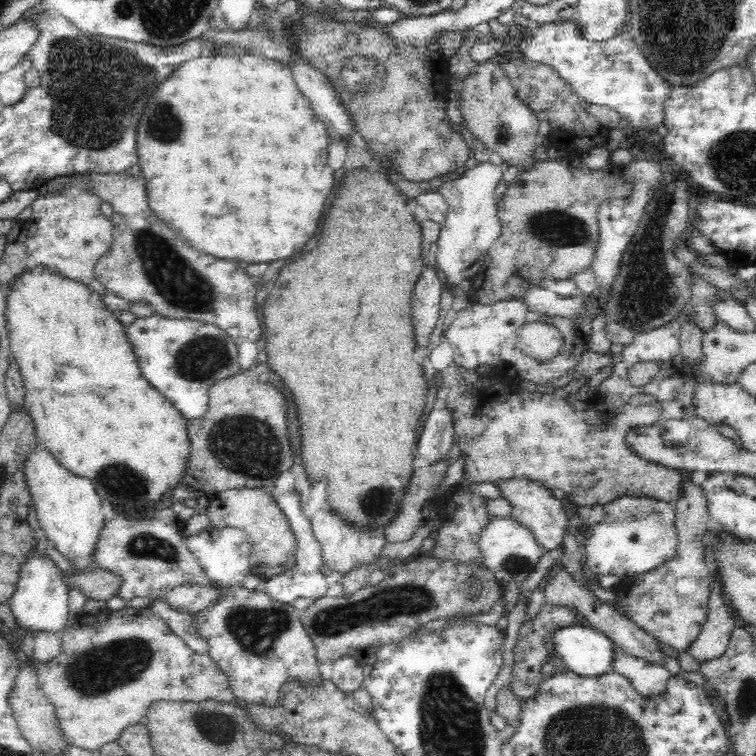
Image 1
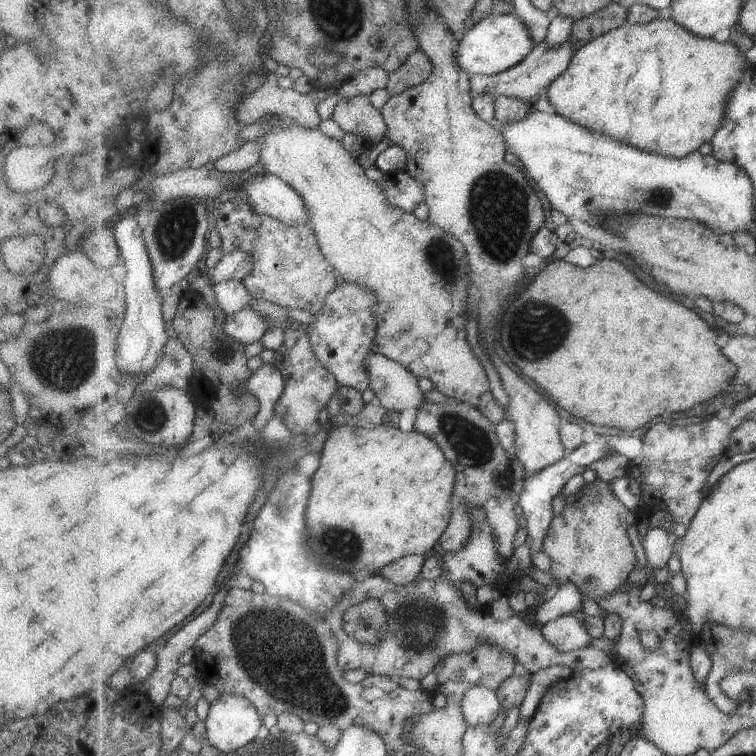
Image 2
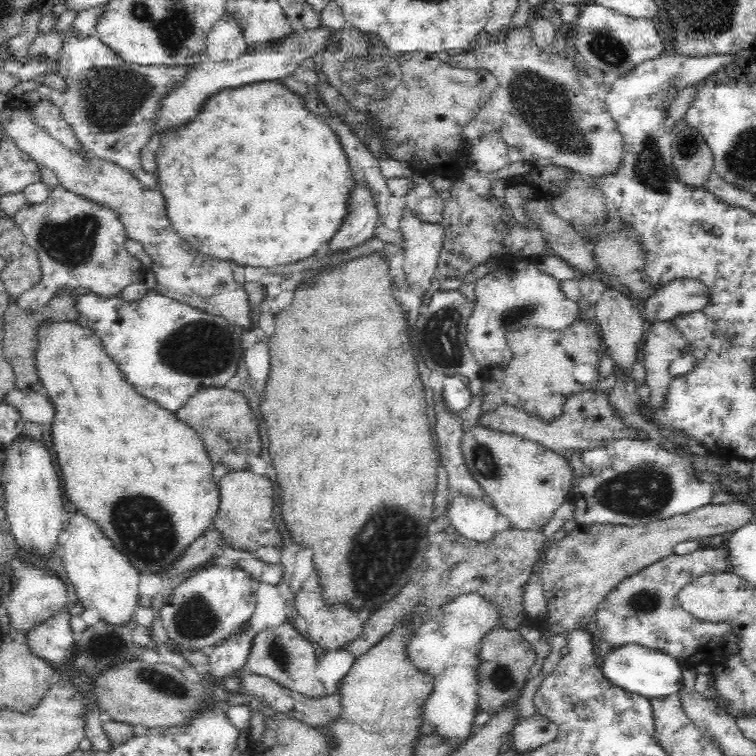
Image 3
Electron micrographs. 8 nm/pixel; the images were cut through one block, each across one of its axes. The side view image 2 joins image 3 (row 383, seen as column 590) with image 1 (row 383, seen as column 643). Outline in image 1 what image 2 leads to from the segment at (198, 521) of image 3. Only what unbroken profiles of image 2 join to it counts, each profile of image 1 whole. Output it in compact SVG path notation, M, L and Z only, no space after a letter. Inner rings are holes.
M44 268L29 269L28 272L13 282L6 304L5 322L9 331L9 349L11 355L16 359L24 379L24 388L26 389L24 407L31 414L31 419L35 426L35 436L40 445L52 453L52 456L56 457L56 461L69 472L76 476L90 479L102 504L110 502L115 511L126 516L138 519L148 516L156 508L160 498L168 490L171 491L172 484L188 474L186 468L188 468L191 451L191 442L187 433L188 420L182 416L179 410L174 408L174 405L166 397L162 396L142 377L136 355L132 351L132 344L125 337L125 327L115 317L115 312L102 303L100 295L86 289L84 284L77 283L66 277L51 275Z

